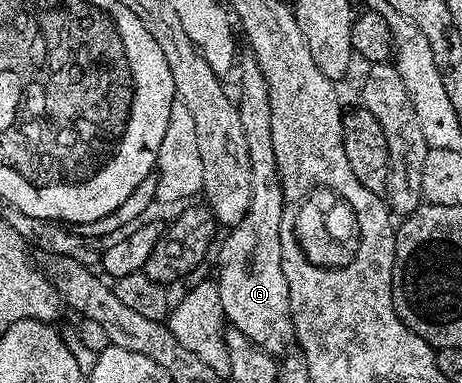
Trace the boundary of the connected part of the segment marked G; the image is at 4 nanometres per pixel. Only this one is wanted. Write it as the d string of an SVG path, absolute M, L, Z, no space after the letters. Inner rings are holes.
M250 55L240 56L237 61L237 74L239 73L239 97L237 93L237 104L239 106L239 114L241 115L241 131L245 131L245 147L249 147L249 159L251 160L251 198L249 199L249 211L245 215L245 219L241 219L241 223L230 226L227 238L218 246L219 249L219 277L217 276L217 284L221 291L221 305L223 307L224 318L234 328L240 329L241 332L249 339L253 339L253 343L257 343L272 355L283 355L288 352L287 349L296 344L295 328L293 327L293 317L291 316L291 308L289 307L289 283L285 283L285 275L281 271L281 235L279 234L279 224L285 219L285 202L283 200L283 188L279 182L279 172L277 171L277 159L273 155L273 119L269 111L269 83L265 83L265 75L261 71L261 67L256 63L254 57Z

